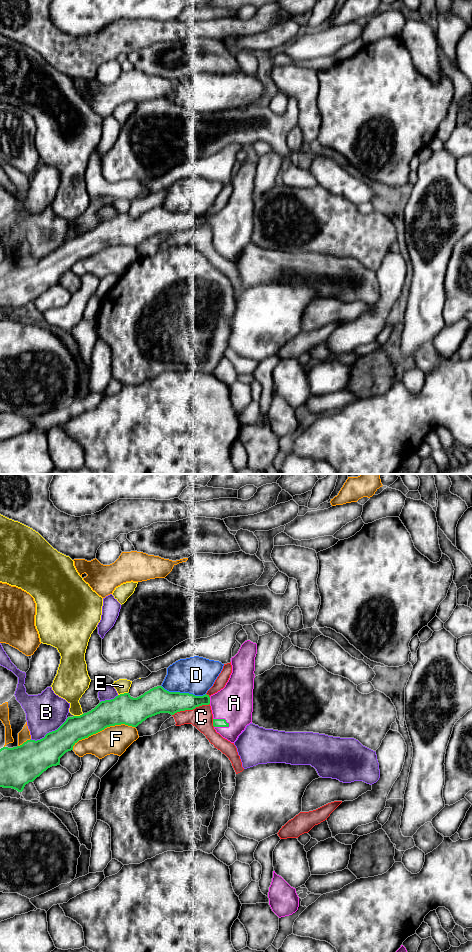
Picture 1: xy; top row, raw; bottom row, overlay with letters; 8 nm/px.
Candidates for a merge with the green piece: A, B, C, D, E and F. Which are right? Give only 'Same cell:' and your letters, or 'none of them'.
Same cell: A

